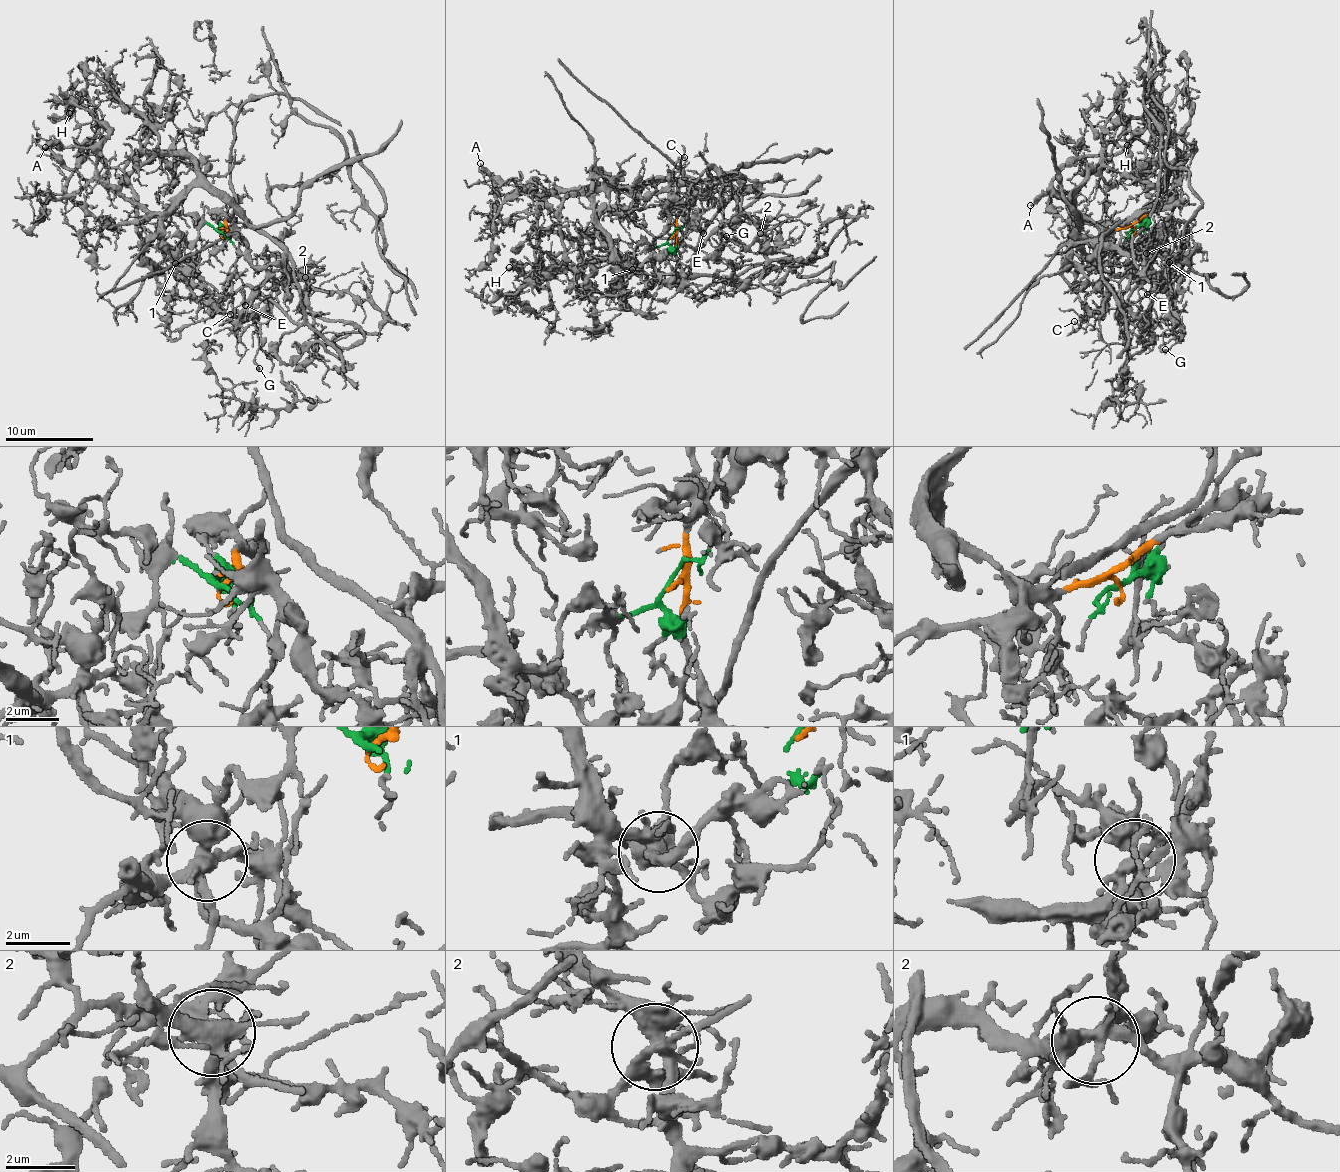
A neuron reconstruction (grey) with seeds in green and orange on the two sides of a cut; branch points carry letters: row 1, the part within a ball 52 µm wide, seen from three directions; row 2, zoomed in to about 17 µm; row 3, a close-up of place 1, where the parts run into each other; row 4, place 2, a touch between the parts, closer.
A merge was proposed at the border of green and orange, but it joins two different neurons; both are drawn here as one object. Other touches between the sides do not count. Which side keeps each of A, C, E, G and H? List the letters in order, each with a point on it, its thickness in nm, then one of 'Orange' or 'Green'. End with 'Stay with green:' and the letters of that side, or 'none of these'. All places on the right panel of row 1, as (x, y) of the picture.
A: Place: (1030, 205). Thickness 280 nm. Orange
C: Place: (1074, 321). Thickness 120 nm. Orange
E: Place: (1147, 294). Thickness 110 nm. Green
G: Place: (1165, 349). Thickness 160 nm. Orange
H: Place: (1127, 145). Thickness 150 nm. Green
Stay with green: E, H

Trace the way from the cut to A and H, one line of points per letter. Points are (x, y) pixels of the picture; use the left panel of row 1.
A: (221, 232), (231, 229), (230, 198), (192, 186), (165, 212), (145, 212), (99, 177), (92, 150), (45, 147)
H: (221, 232), (205, 225), (174, 251), (152, 247), (131, 183), (95, 147), (87, 97), (69, 114)

